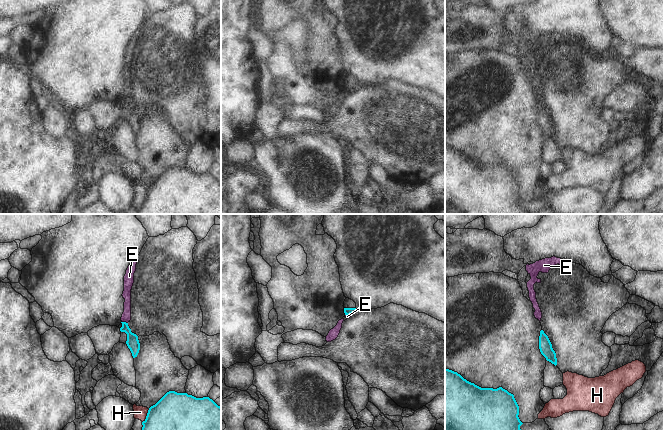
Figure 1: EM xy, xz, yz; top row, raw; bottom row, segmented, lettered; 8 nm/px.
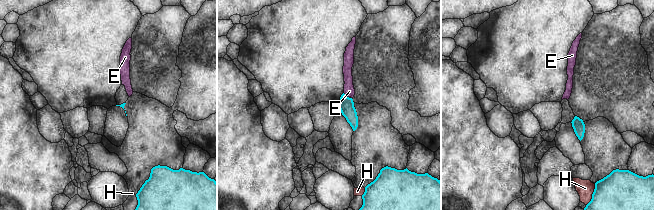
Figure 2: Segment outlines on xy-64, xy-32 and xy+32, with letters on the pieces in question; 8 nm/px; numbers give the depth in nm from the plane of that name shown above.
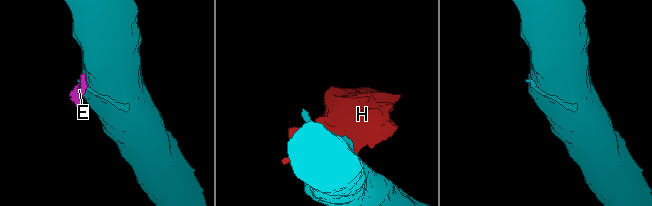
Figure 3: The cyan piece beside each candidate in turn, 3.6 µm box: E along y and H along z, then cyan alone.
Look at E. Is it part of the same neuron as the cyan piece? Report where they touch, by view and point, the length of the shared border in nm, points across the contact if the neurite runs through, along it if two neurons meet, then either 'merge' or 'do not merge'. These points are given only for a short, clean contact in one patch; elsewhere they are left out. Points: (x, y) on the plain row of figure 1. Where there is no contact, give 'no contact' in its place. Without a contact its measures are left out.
contact xy (125, 98); length 50 nm; border xy (122, 97), (127, 99); do not merge

